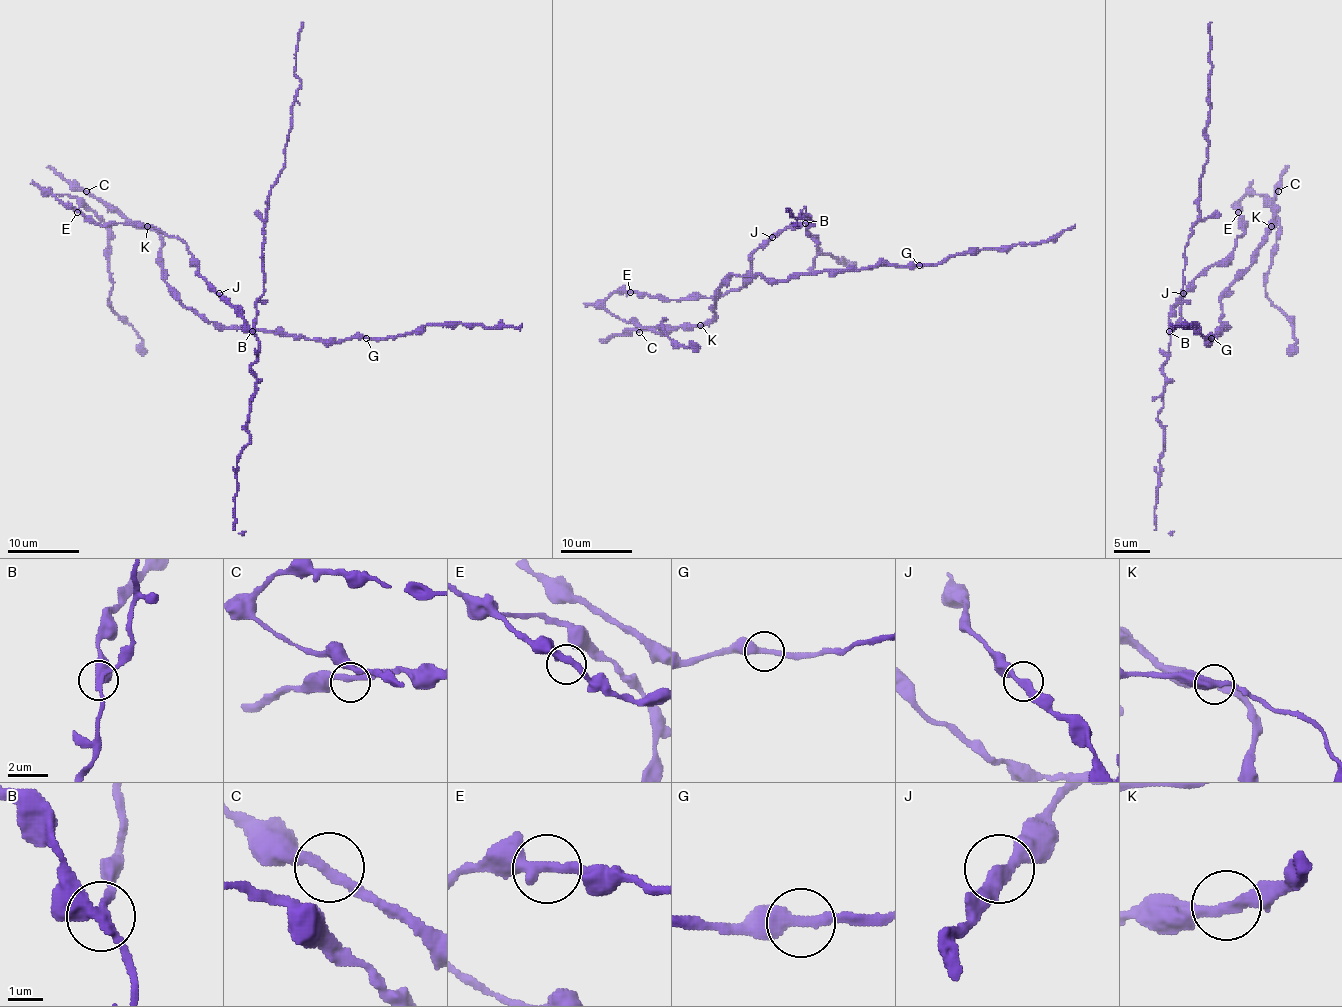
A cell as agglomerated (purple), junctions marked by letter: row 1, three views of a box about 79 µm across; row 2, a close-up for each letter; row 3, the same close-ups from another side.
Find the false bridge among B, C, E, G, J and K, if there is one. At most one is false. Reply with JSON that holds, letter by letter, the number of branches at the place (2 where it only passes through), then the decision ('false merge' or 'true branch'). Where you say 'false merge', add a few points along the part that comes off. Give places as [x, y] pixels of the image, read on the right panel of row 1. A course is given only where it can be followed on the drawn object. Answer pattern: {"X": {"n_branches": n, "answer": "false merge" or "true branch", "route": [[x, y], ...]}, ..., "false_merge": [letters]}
{"B": {"n_branches": 3, "answer": "false merge", "route": [[1168, 331], [1181, 316], [1185, 246], [1199, 214], [1199, 182], [1208, 158], [1206, 128], [1211, 22]]}, "C": {"n_branches": 3, "answer": "true branch"}, "E": {"n_branches": 2, "answer": "true branch"}, "G": {"n_branches": 2, "answer": "true branch"}, "J": {"n_branches": 2, "answer": "true branch"}, "K": {"n_branches": 2, "answer": "true branch"}, "false_merge": ["B"]}

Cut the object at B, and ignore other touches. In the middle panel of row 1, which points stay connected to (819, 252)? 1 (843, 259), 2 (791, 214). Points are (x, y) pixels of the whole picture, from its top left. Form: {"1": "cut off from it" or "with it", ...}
{"1": "with it", "2": "with it"}

